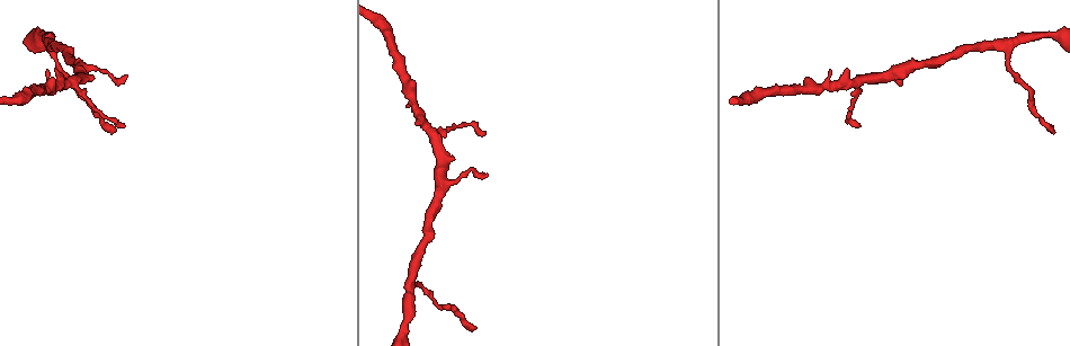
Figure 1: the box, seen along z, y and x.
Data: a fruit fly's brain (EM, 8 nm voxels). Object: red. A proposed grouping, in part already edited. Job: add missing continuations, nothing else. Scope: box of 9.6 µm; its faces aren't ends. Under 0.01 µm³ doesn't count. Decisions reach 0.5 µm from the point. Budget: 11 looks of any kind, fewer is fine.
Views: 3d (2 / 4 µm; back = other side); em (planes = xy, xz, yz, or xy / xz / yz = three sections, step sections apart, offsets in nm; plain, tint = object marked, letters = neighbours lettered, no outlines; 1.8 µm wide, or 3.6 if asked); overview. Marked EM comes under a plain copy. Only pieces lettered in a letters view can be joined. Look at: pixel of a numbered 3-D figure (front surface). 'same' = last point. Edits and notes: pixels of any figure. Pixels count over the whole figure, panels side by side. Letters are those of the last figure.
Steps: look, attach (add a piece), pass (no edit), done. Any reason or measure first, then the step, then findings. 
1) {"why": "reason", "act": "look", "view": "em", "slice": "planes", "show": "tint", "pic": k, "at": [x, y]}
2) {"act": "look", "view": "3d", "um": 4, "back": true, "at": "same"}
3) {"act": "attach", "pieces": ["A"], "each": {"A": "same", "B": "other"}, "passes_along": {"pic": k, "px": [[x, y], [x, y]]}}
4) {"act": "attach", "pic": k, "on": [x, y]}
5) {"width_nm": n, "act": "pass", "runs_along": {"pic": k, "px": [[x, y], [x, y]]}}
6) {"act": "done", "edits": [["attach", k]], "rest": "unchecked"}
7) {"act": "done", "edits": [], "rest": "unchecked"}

{"why": "end of a long branch", "act": "look", "view": "em", "slice": "planes", "show": "letters", "pic": 1, "at": [1052, 132]}

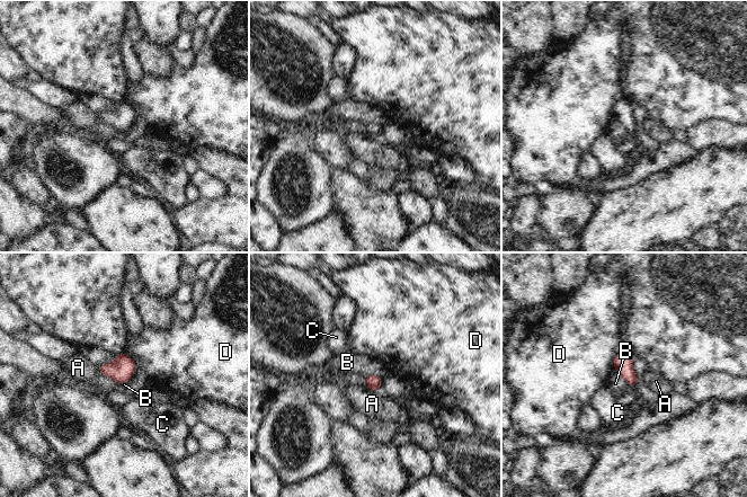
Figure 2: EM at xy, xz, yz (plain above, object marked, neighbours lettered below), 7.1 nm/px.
{"longest_contact_nm": ["D", 160], "act": "pass", "each": {"A": "other", "B": "other", "C": "other", "D": "other"}, "found": "no lettered piece goes on from it"}

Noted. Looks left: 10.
{"why": "thin end", "act": "look", "view": "em", "slice": "planes", "show": "letters", "pic": 1, "at": [487, 172]}

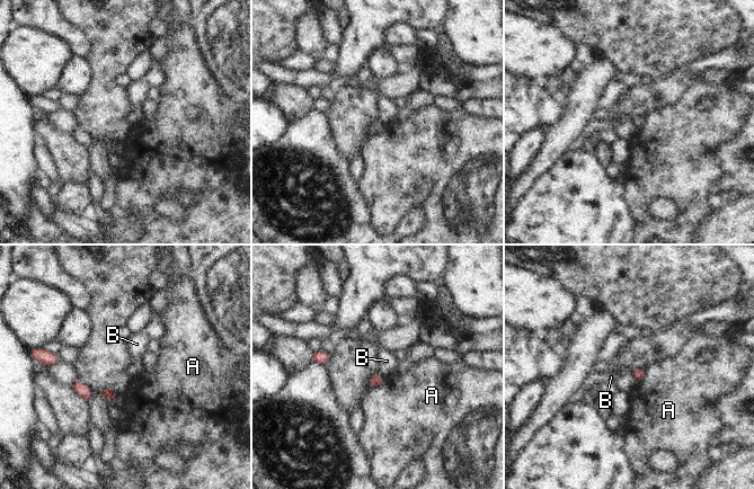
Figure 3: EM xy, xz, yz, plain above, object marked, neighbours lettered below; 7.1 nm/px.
{"act": "pass", "each": {"A": "other", "B": "other"}, "border": {"pic": 3, "px": [[378, 372], [383, 376]]}, "found": "no lettered piece goes on from it"}

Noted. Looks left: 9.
{"why": "branch stops here", "act": "look", "view": "em", "slice": "planes", "show": "tint", "pic": 1, "at": [124, 125]}

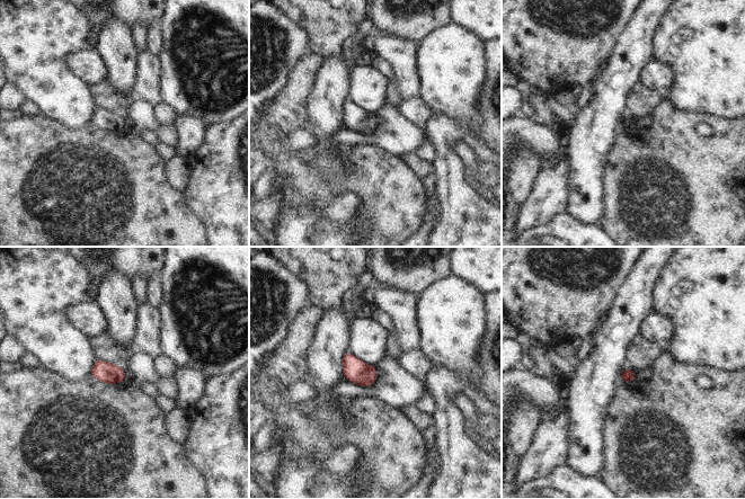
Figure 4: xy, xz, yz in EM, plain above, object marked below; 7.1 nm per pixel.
{"why": "see the neighbours", "act": "look", "view": "em", "slice": "planes", "show": "letters", "at": "same"}

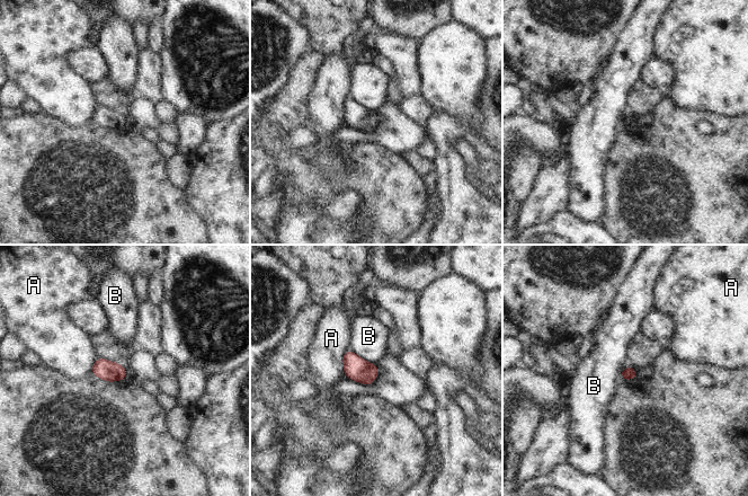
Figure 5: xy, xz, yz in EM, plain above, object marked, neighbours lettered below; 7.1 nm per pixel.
{"act": "pass", "each": {"A": "other", "B": "other"}, "border": {"pic": 5, "px": [[349, 348], [366, 361], [376, 364]]}, "found": "no lettered piece goes on from it"}

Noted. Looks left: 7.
{"why": "free end", "act": "look", "view": "em", "slice": "xz", "step": 8, "show": "letters", "pic": 1, "at": [48, 70]}

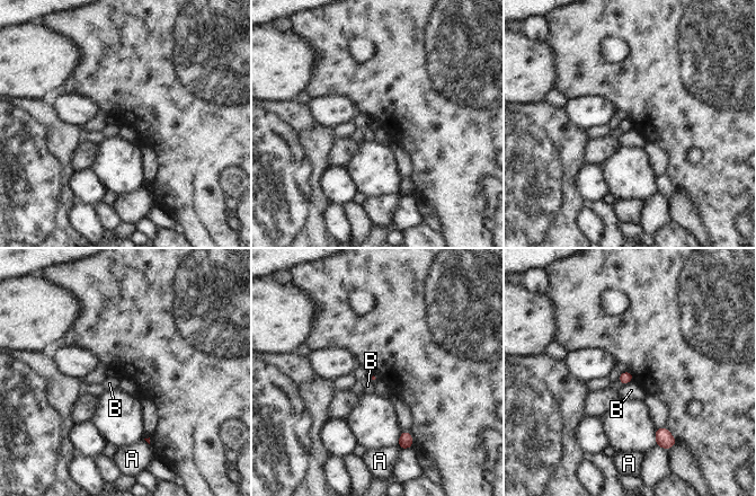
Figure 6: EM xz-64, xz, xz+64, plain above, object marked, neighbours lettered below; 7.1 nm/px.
{"act": "look", "view": "em", "slice": "planes", "show": "letters", "at": "same"}

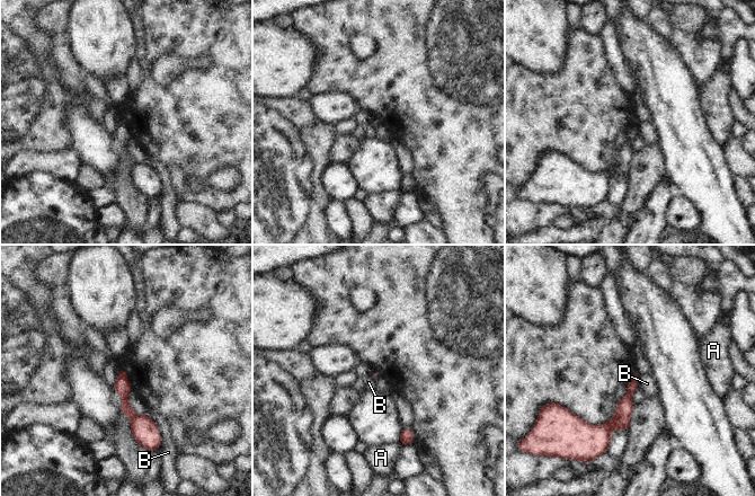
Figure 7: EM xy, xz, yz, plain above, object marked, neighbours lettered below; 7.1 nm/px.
{"longest_contact_nm": ["B", 200], "act": "pass", "each": {"A": "other", "B": "other"}, "border": {"pic": 7, "px": [[150, 416], [162, 441]]}, "found": "no lettered piece goes on from it"}

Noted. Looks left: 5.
{"act": "done", "edits": [], "rest": "unchecked"}

